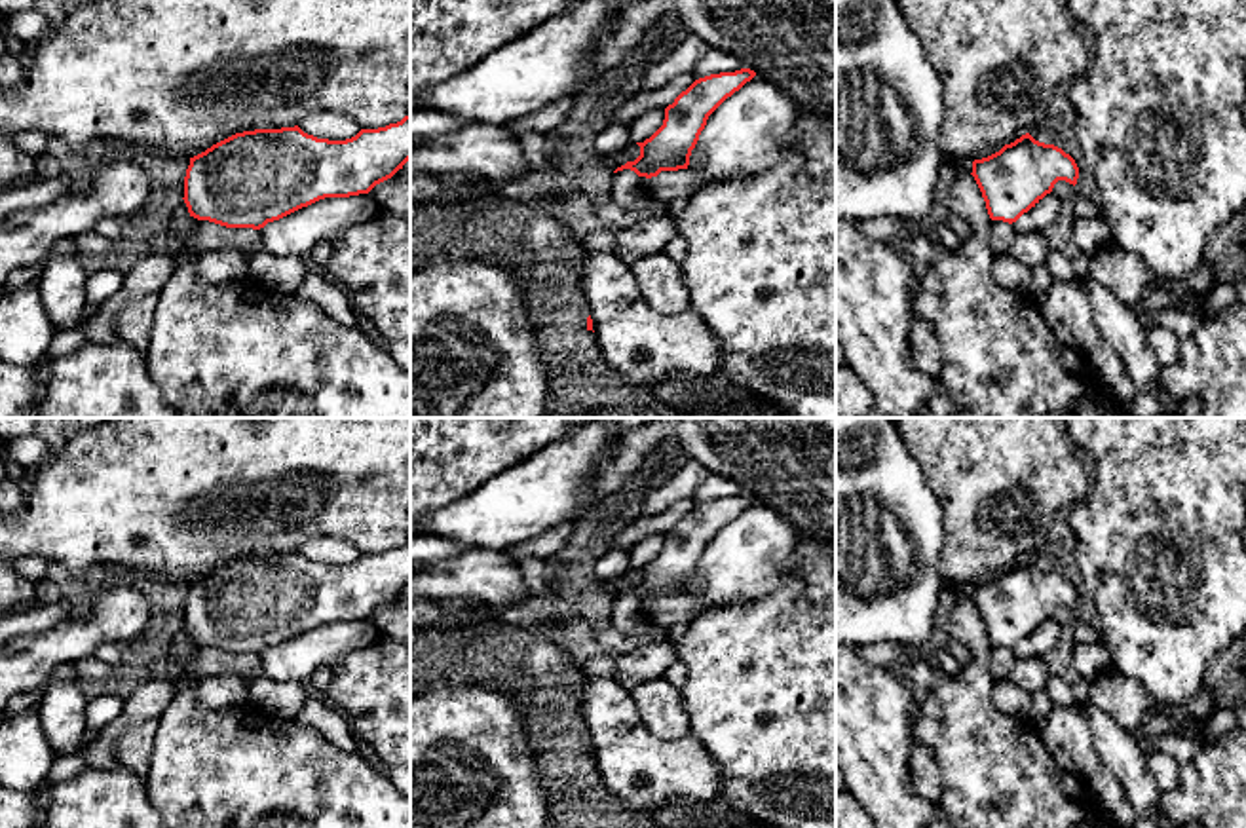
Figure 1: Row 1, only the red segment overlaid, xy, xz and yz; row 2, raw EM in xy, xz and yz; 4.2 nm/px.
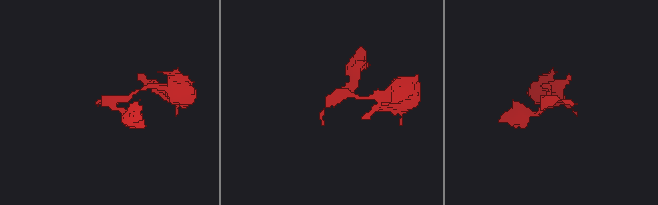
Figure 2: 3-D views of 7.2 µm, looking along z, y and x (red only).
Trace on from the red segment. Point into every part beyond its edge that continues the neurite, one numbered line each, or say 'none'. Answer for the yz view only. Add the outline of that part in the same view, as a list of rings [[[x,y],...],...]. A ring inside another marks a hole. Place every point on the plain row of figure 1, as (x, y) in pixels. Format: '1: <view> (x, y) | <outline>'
none

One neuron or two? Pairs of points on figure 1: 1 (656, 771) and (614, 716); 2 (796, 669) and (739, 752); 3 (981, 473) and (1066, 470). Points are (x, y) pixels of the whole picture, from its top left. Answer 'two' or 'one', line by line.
1: one
2: one
3: one

